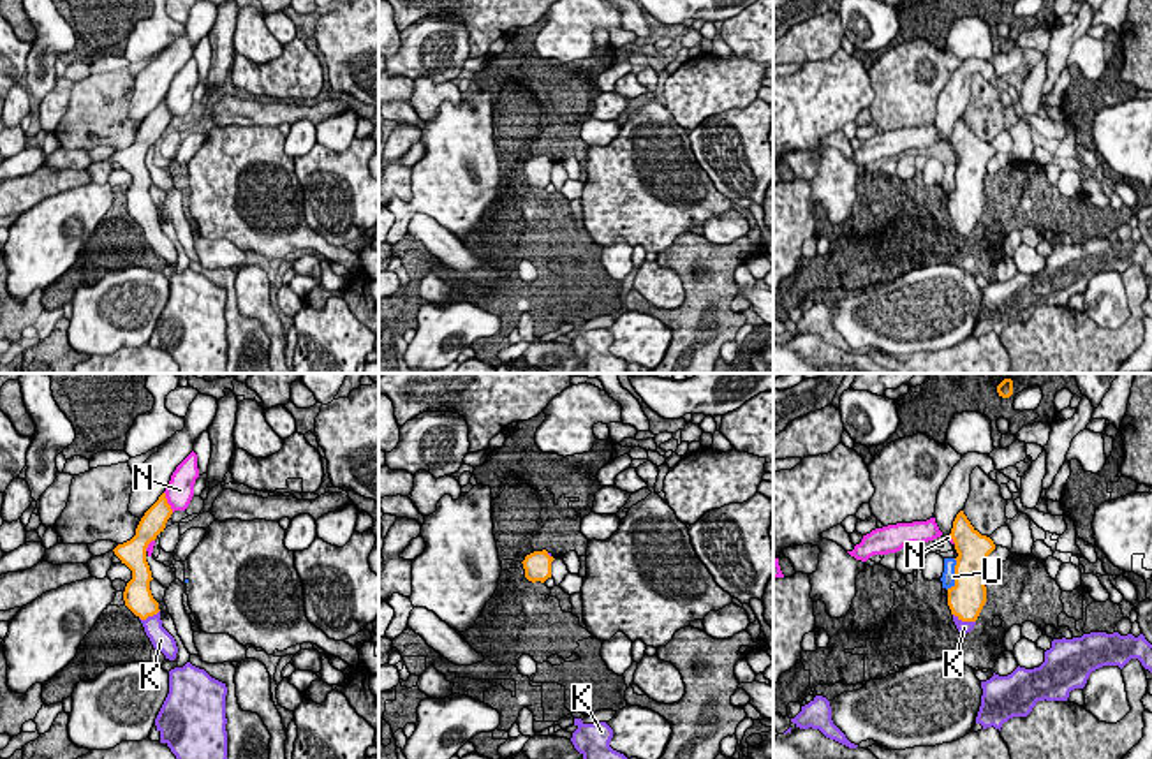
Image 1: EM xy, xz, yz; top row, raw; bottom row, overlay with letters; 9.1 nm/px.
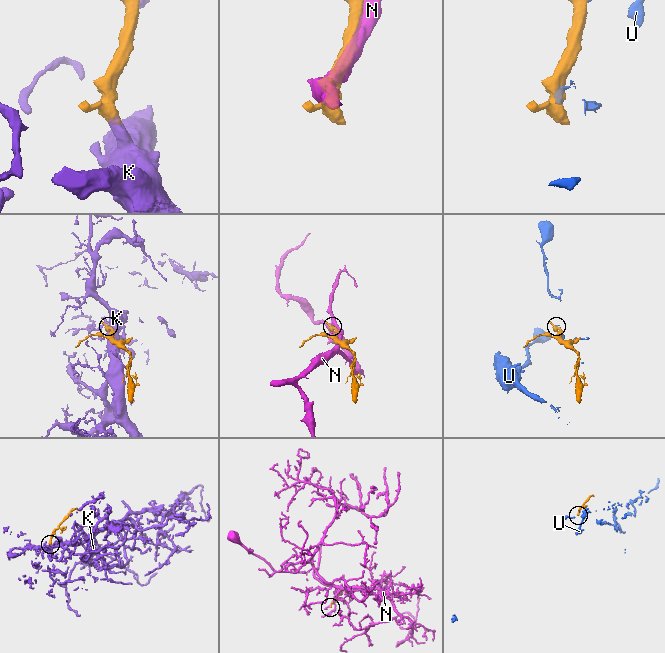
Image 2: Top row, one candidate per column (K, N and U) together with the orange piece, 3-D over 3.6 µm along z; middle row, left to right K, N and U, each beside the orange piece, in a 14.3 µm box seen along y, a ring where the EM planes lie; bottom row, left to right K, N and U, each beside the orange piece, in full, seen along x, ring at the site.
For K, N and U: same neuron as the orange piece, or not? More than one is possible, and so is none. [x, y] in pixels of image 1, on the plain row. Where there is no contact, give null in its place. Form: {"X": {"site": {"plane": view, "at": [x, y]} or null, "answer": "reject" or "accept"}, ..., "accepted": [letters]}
{"K": {"site": {"plane": "yz", "at": [964, 226]}, "answer": "accept"}, "N": {"site": {"plane": "xy", "at": [166, 108]}, "answer": "reject"}, "U": {"site": {"plane": "yz", "at": [955, 180]}, "answer": "reject"}, "accepted": ["K"]}

